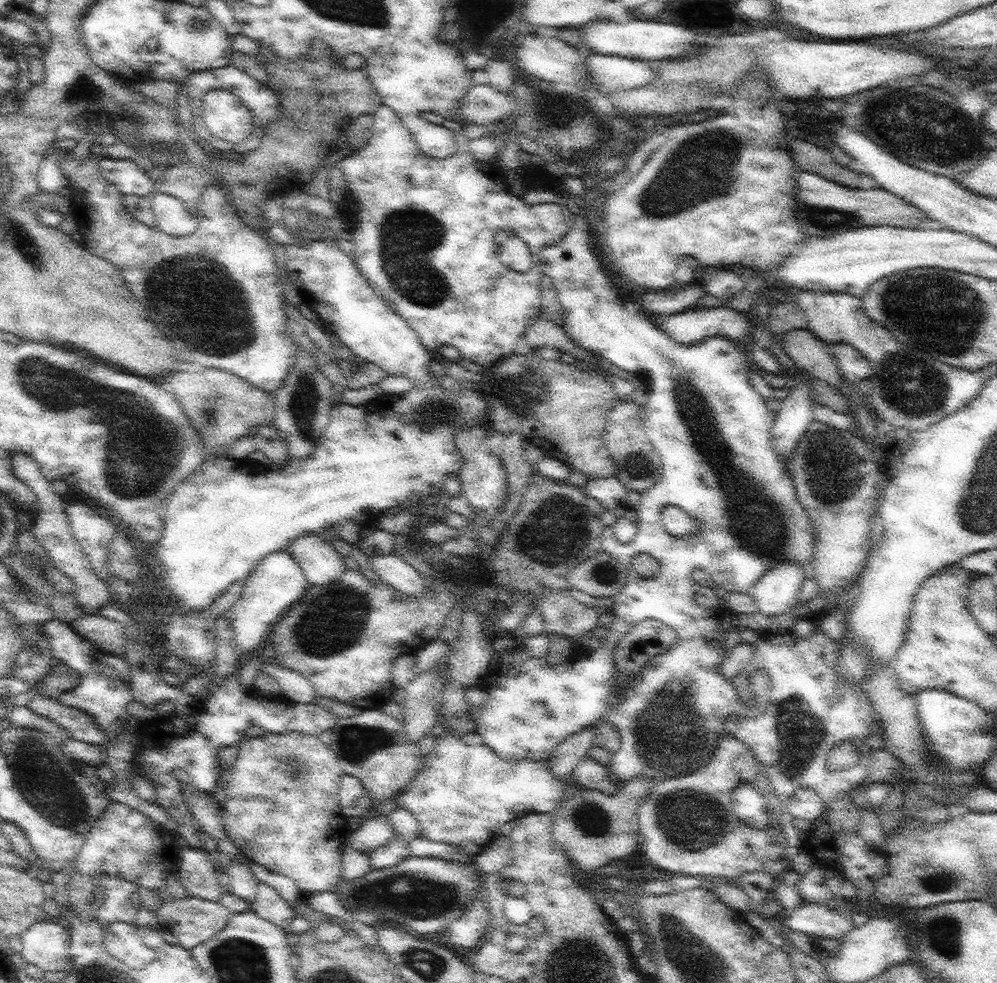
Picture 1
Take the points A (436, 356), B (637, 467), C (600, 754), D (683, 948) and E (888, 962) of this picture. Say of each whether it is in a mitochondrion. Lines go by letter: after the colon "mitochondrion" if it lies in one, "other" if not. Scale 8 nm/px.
A: other
B: mitochondrion
C: other
D: mitochondrion
E: other

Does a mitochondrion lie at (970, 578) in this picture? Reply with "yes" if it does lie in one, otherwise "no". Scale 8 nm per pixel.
no

